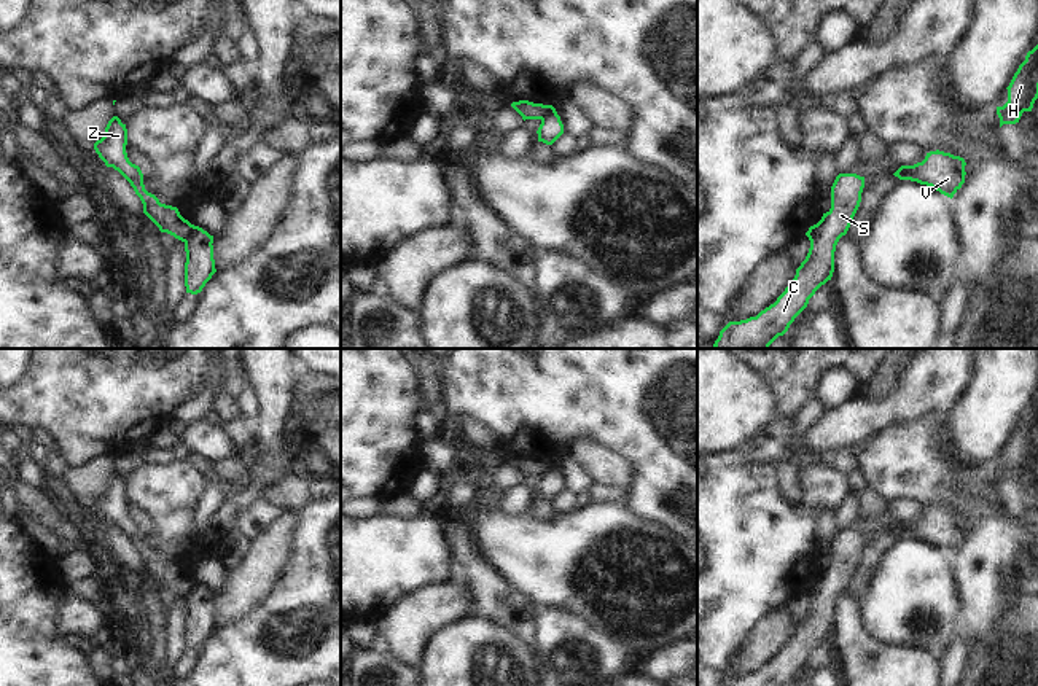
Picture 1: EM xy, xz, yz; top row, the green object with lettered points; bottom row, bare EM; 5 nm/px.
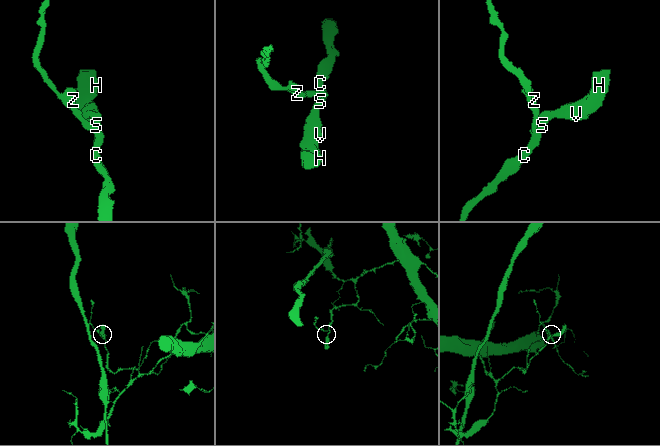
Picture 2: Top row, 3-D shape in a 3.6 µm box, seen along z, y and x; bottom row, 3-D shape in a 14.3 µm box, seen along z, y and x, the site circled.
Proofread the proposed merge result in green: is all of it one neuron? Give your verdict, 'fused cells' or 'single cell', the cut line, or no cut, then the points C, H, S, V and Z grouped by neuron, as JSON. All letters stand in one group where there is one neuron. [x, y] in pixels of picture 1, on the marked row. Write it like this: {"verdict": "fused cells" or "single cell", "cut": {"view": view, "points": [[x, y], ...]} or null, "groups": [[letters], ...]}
{"verdict": "fused cells", "cut": {"view": "xy", "points": [[191, 225], [183, 241]]}, "groups": [["C", "H", "S", "V"], ["Z"]]}

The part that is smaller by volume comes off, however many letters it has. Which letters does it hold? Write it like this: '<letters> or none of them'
Z

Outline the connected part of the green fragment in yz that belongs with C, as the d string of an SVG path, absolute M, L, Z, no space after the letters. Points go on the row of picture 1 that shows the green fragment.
M839 173L836 177L831 186L831 209L806 232L810 248L796 269L793 282L774 304L756 317L729 322L720 331L713 344L715 349L769 349L778 336L788 331L815 291L831 280L836 245L853 221L863 188L864 177L857 173Z

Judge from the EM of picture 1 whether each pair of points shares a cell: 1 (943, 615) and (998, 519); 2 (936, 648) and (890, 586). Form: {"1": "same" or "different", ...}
{"1": "different", "2": "same"}

